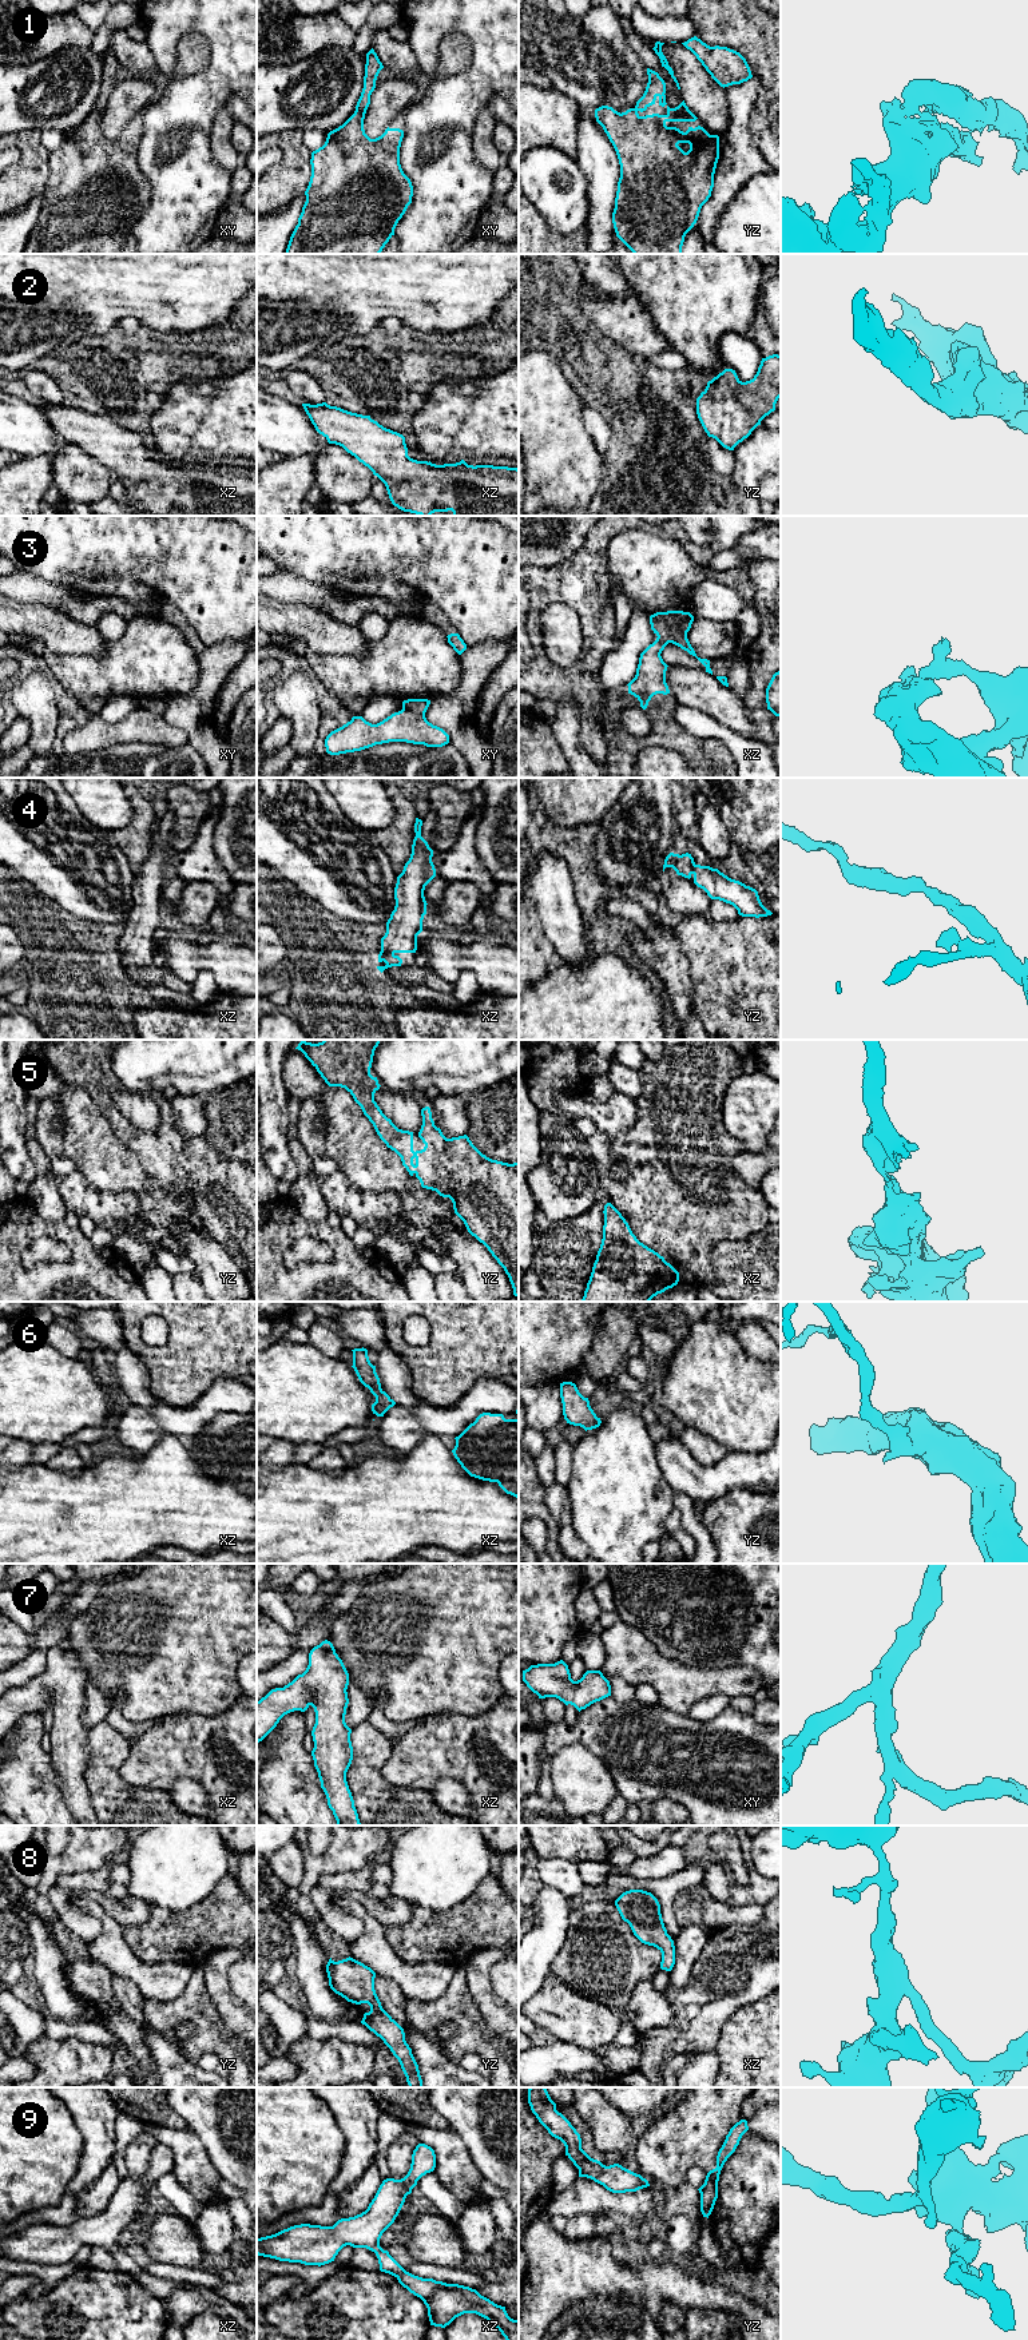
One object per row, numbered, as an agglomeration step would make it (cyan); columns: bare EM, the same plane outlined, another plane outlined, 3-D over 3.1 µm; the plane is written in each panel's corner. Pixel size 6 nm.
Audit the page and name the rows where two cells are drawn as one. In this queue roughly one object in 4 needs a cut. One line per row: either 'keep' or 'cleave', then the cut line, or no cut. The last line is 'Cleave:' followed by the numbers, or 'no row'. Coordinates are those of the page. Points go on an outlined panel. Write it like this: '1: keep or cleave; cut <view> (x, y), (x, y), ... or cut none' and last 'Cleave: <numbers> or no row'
1: keep; cut none
2: keep; cut none
3: cleave; cut xy (401, 710), (409, 714), (424, 715)
4: keep; cut none
5: keep; cut none
6: keep; cut none
7: keep; cut none
8: keep; cut none
9: cleave; cut xz (404, 2269), (396, 2276)
Cleave: 3, 9

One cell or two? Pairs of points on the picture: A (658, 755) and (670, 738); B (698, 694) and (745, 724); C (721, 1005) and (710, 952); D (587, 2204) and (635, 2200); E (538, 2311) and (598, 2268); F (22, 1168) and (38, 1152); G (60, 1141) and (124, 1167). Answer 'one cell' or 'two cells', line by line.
A: two cells
B: one cell
C: one cell
D: one cell
E: one cell
F: two cells
G: one cell

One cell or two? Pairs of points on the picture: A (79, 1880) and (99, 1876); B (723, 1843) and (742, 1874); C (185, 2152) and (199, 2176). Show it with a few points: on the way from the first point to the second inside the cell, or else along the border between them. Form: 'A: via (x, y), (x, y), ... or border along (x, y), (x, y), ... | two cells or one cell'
A: via (84, 1880), (94, 1879) | one cell
B: via (729, 1851), (735, 1866) | one cell
C: via (190, 2157), (194, 2170) | one cell

